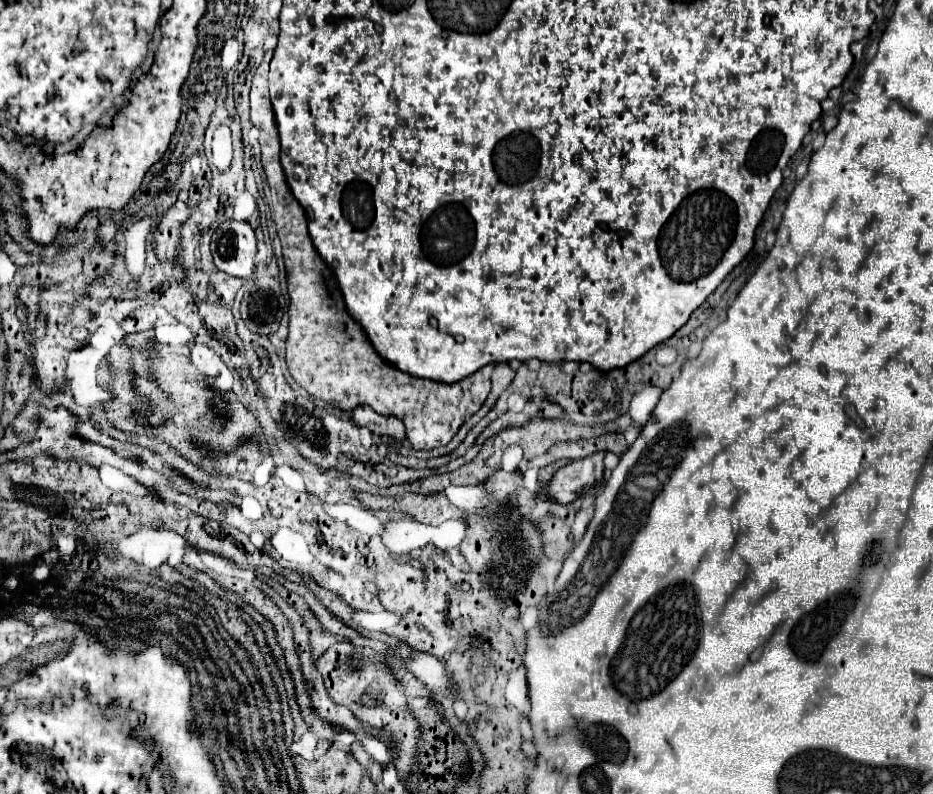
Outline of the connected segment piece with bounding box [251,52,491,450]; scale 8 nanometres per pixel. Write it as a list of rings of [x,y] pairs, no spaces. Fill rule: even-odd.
[[[271,52],[265,54],[261,66],[257,68],[257,72],[253,76],[251,122],[259,128],[259,144],[261,144],[261,154],[263,154],[261,162],[263,162],[263,170],[267,176],[267,184],[271,188],[271,212],[273,212],[273,220],[277,224],[277,234],[283,244],[283,256],[285,256],[285,266],[287,266],[289,300],[291,300],[291,304],[289,304],[289,338],[287,338],[289,372],[295,378],[295,382],[299,386],[303,386],[311,396],[315,396],[319,400],[327,400],[329,404],[333,404],[341,410],[351,412],[359,404],[369,404],[379,414],[393,414],[393,416],[401,418],[407,428],[407,438],[409,438],[411,446],[417,450],[431,450],[437,446],[445,446],[453,438],[453,434],[459,430],[459,426],[465,420],[469,420],[483,406],[483,402],[491,390],[491,382],[489,382],[489,378],[483,376],[483,372],[475,372],[475,374],[463,378],[461,382],[453,382],[453,384],[435,382],[435,380],[427,380],[427,378],[415,378],[411,374],[405,374],[405,372],[397,370],[395,366],[391,366],[387,360],[383,360],[375,352],[375,348],[371,346],[363,328],[351,318],[351,314],[345,308],[343,294],[339,290],[333,270],[325,264],[325,260],[319,256],[319,252],[315,250],[315,246],[311,242],[311,236],[307,230],[307,220],[305,220],[305,210],[293,196],[293,192],[285,180],[281,162],[279,162],[279,148],[281,148],[279,132],[277,132],[277,124],[275,124],[275,116],[273,116],[273,106],[269,100],[269,82],[267,82],[269,60],[271,60]]]

